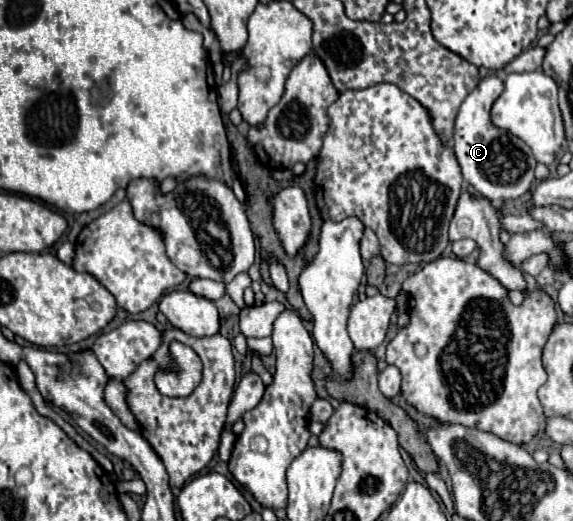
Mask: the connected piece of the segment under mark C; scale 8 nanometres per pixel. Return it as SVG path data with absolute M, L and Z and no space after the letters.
M496 74L482 78L482 82L462 102L452 136L452 150L460 164L464 180L494 204L502 204L526 194L534 182L536 168L536 158L530 152L530 146L514 134L496 128L490 120L492 104L502 94L502 88L504 84Z

